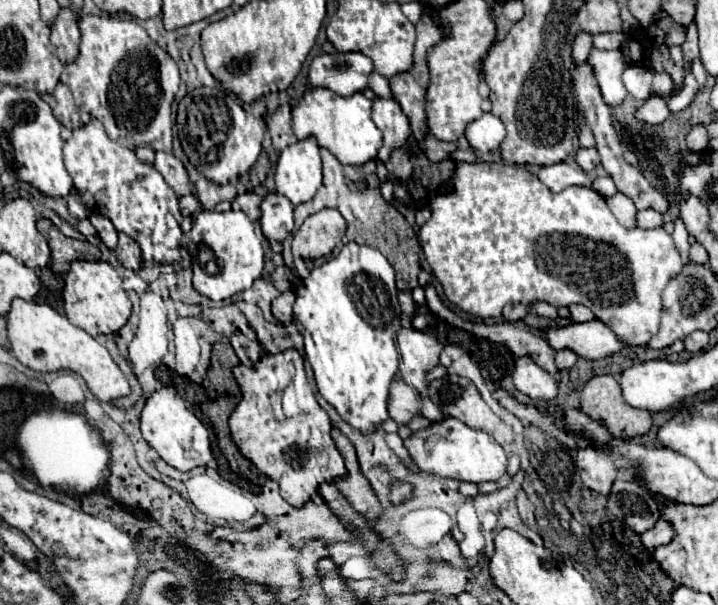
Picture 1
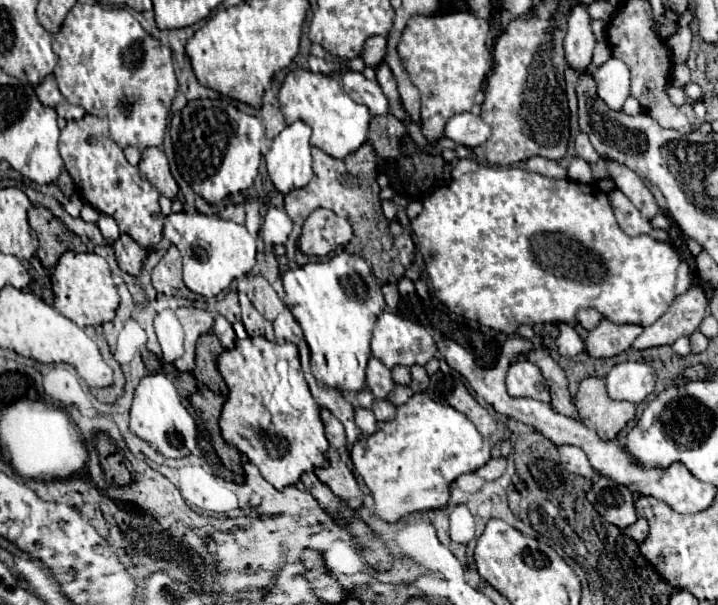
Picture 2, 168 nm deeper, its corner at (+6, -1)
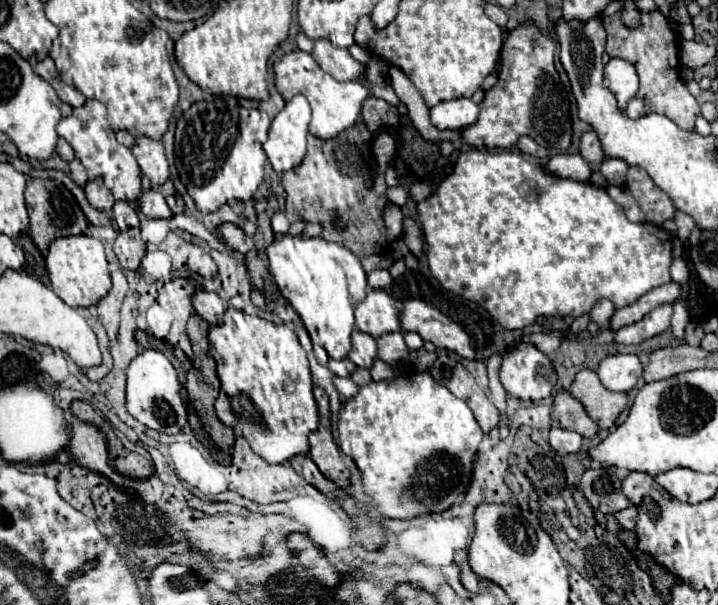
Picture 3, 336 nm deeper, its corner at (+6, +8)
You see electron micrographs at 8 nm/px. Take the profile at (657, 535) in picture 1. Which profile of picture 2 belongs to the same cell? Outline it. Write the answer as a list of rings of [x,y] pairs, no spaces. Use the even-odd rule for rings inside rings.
[[[640,517],[634,525],[626,527],[626,529],[624,529],[624,533],[626,533],[626,535],[630,535],[634,541],[642,543],[642,539],[646,539],[646,535],[648,535],[648,523],[646,523],[646,519],[642,519],[642,517]]]

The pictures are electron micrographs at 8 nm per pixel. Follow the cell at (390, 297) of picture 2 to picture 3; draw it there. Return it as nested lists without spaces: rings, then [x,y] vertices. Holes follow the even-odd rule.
[[[372,270],[368,272],[368,286],[370,288],[388,288],[392,284],[392,276],[388,270]]]

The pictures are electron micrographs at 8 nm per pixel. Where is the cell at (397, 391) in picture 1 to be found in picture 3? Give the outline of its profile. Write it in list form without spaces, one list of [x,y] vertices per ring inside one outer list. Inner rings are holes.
[[[354,330],[354,334],[352,334],[352,348],[350,348],[348,358],[356,366],[372,368],[372,362],[376,358],[376,340],[370,338],[370,334],[362,334],[360,330]]]

